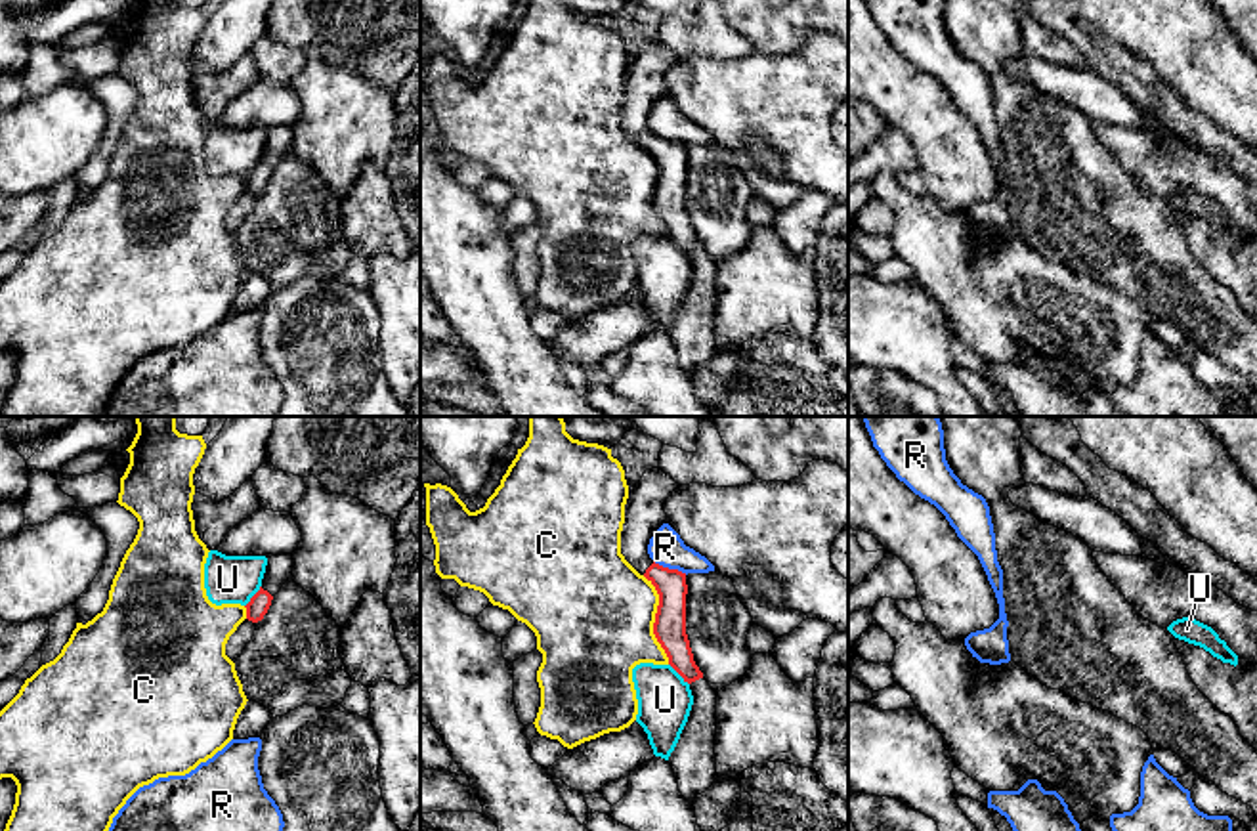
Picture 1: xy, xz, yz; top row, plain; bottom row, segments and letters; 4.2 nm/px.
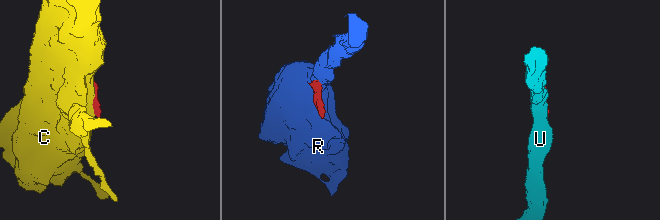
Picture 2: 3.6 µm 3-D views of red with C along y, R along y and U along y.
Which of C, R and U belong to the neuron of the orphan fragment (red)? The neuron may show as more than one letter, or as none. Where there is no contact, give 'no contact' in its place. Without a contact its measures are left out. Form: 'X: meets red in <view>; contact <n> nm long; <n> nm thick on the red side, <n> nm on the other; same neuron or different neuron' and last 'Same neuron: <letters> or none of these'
C: meets red in xz; contact 400 nm long; 140 nm thick on the red side, 480 nm on the other; different neuron
R: meets red in xz; contact 160 nm long; 140 nm thick on the red side, 150 nm on the other; different neuron
U: meets red in xz; contact 130 nm long; 140 nm thick on the red side, 220 nm on the other; different neuron
Same neuron: none of these

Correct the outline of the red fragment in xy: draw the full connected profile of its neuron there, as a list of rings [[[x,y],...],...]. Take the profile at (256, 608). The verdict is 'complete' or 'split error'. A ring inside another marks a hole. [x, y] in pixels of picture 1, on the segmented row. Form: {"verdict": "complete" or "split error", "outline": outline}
{"verdict": "split error", "outline": [[[277,554],[267,558],[266,573],[260,590],[250,598],[246,619],[258,623],[267,613],[273,596],[292,575],[292,554]]]}

